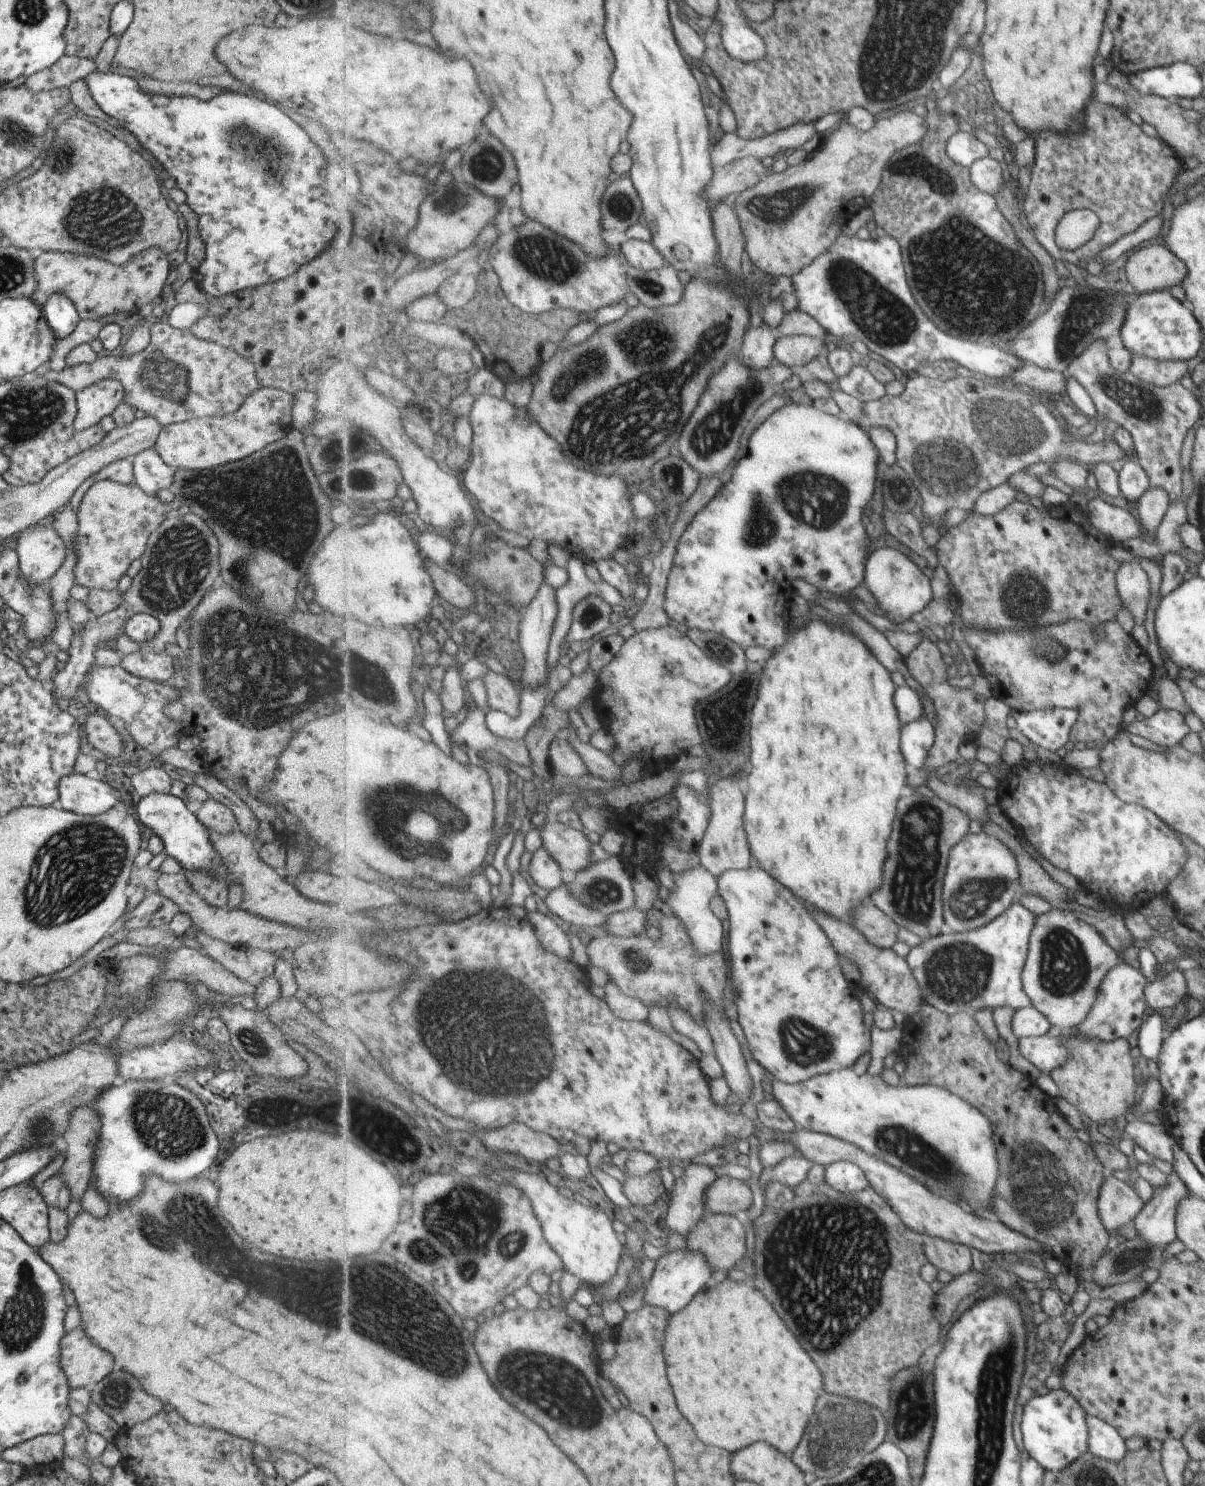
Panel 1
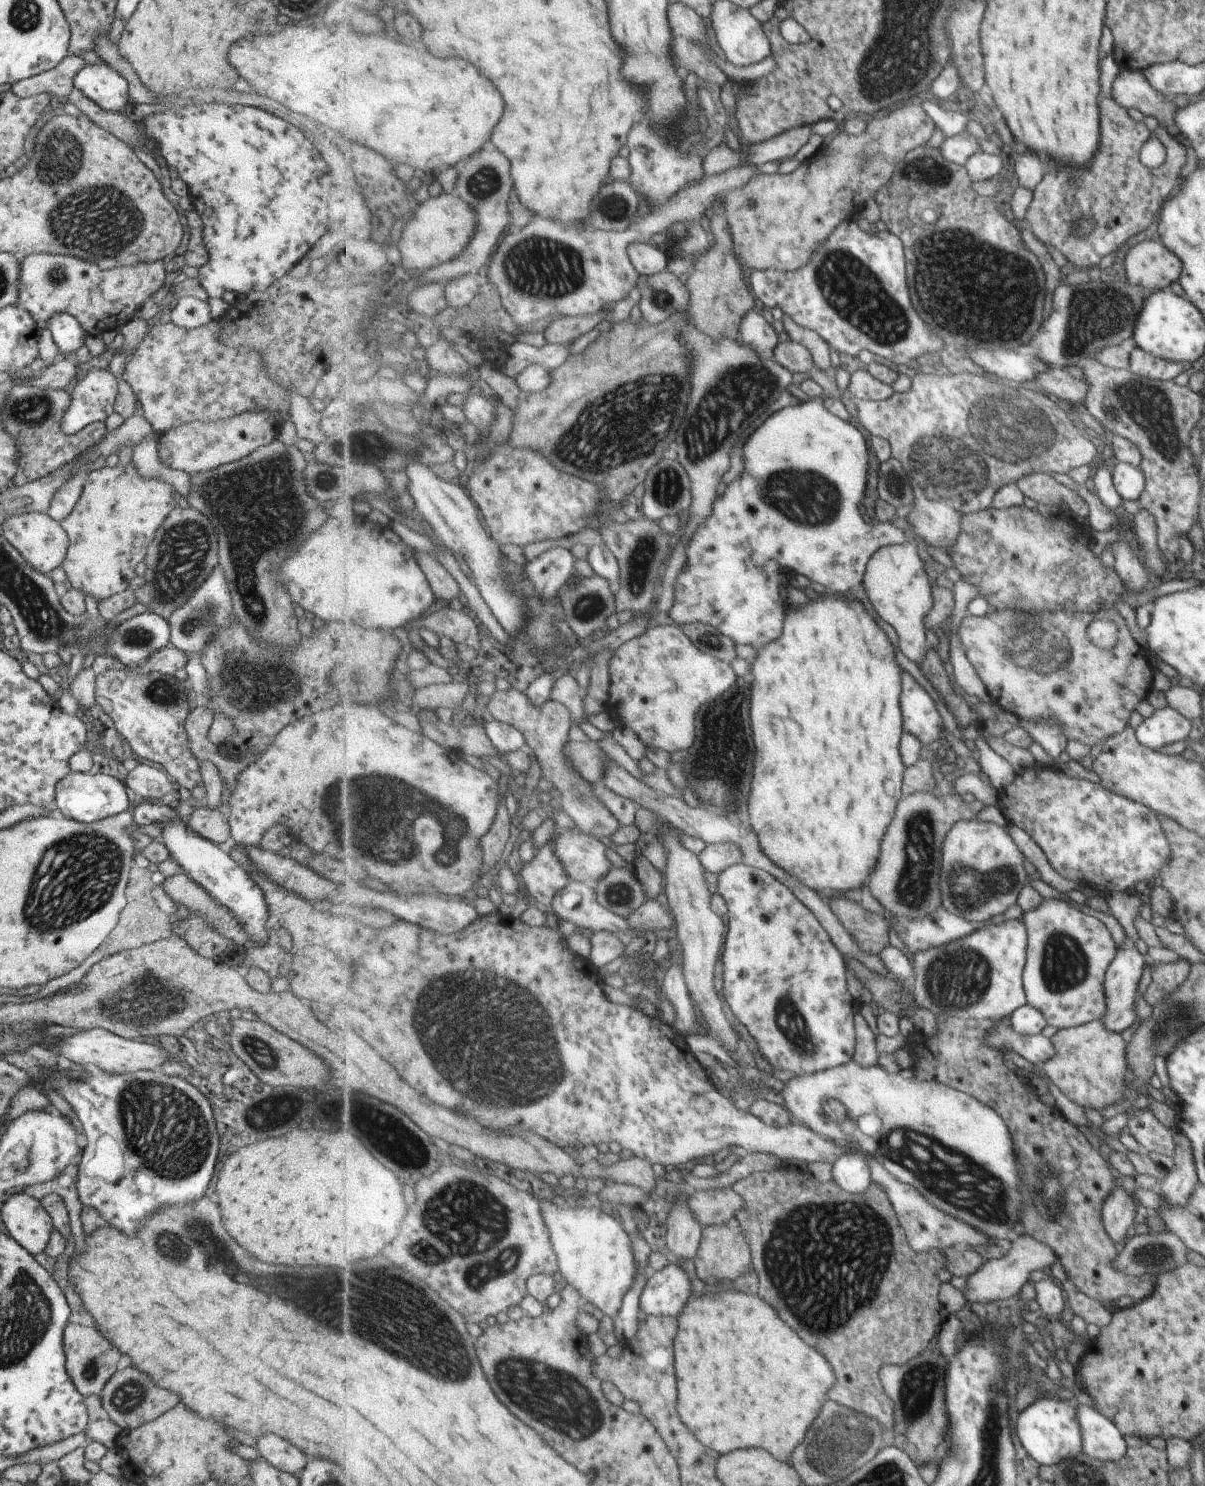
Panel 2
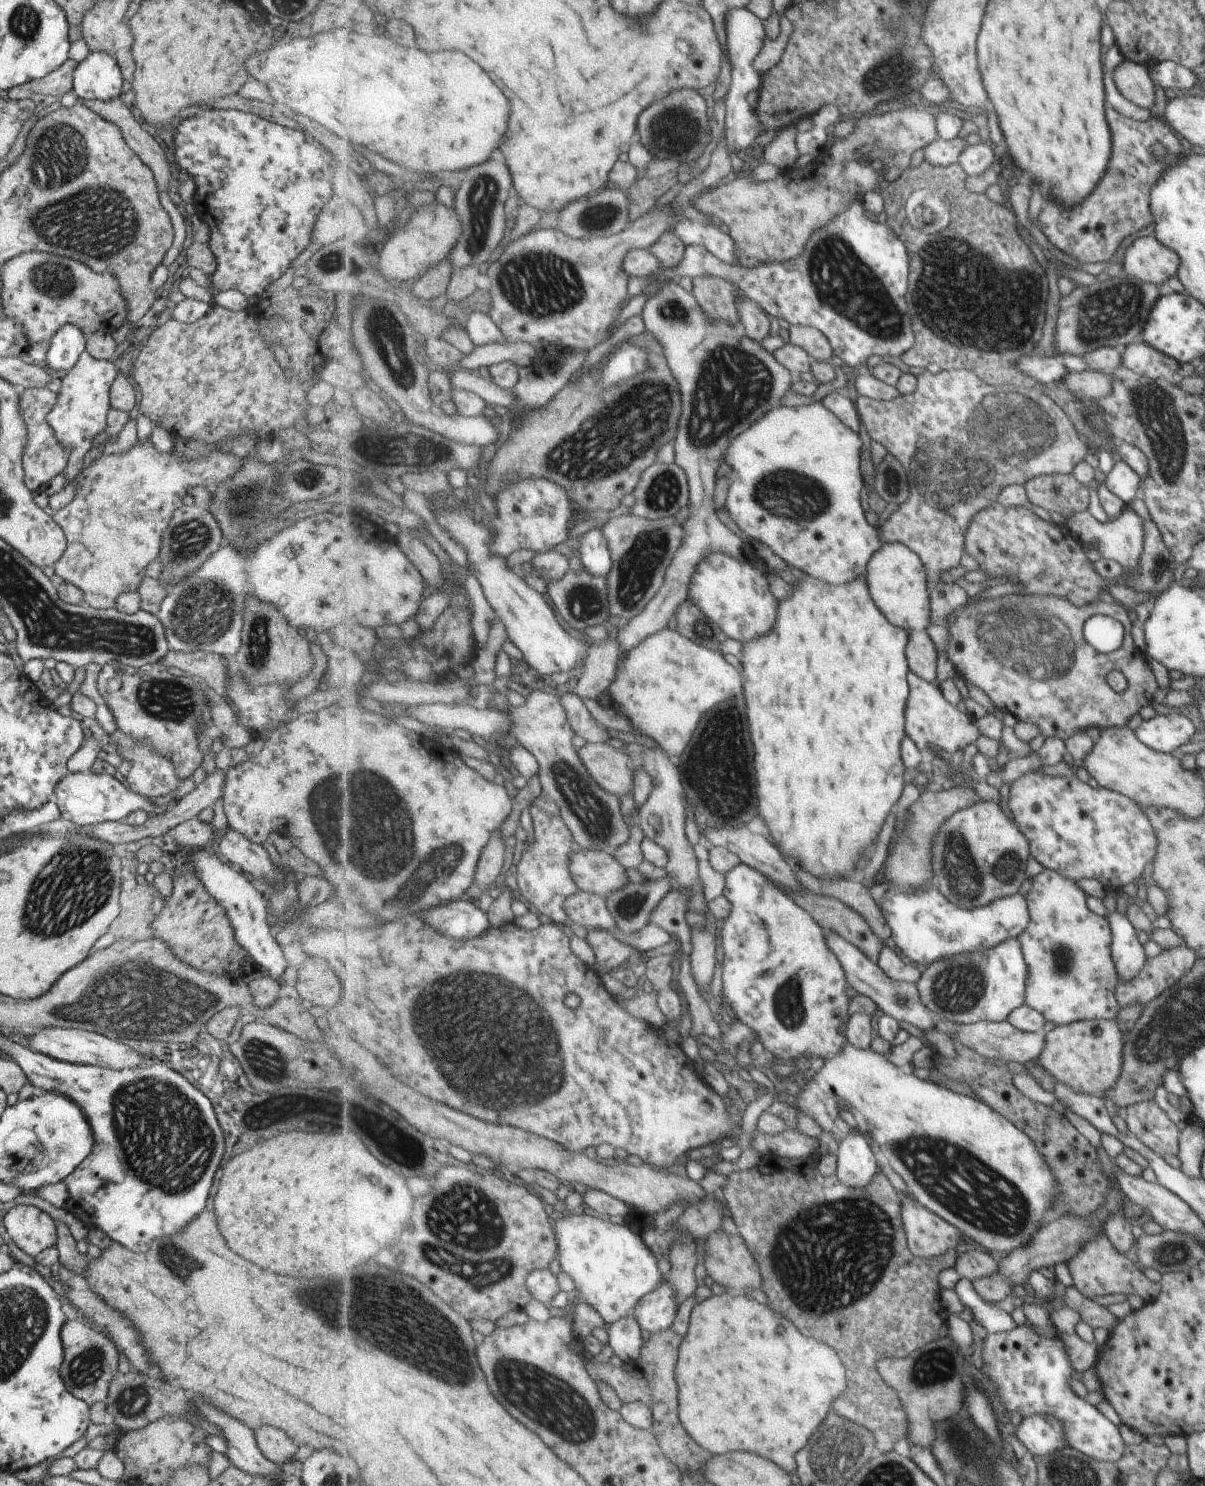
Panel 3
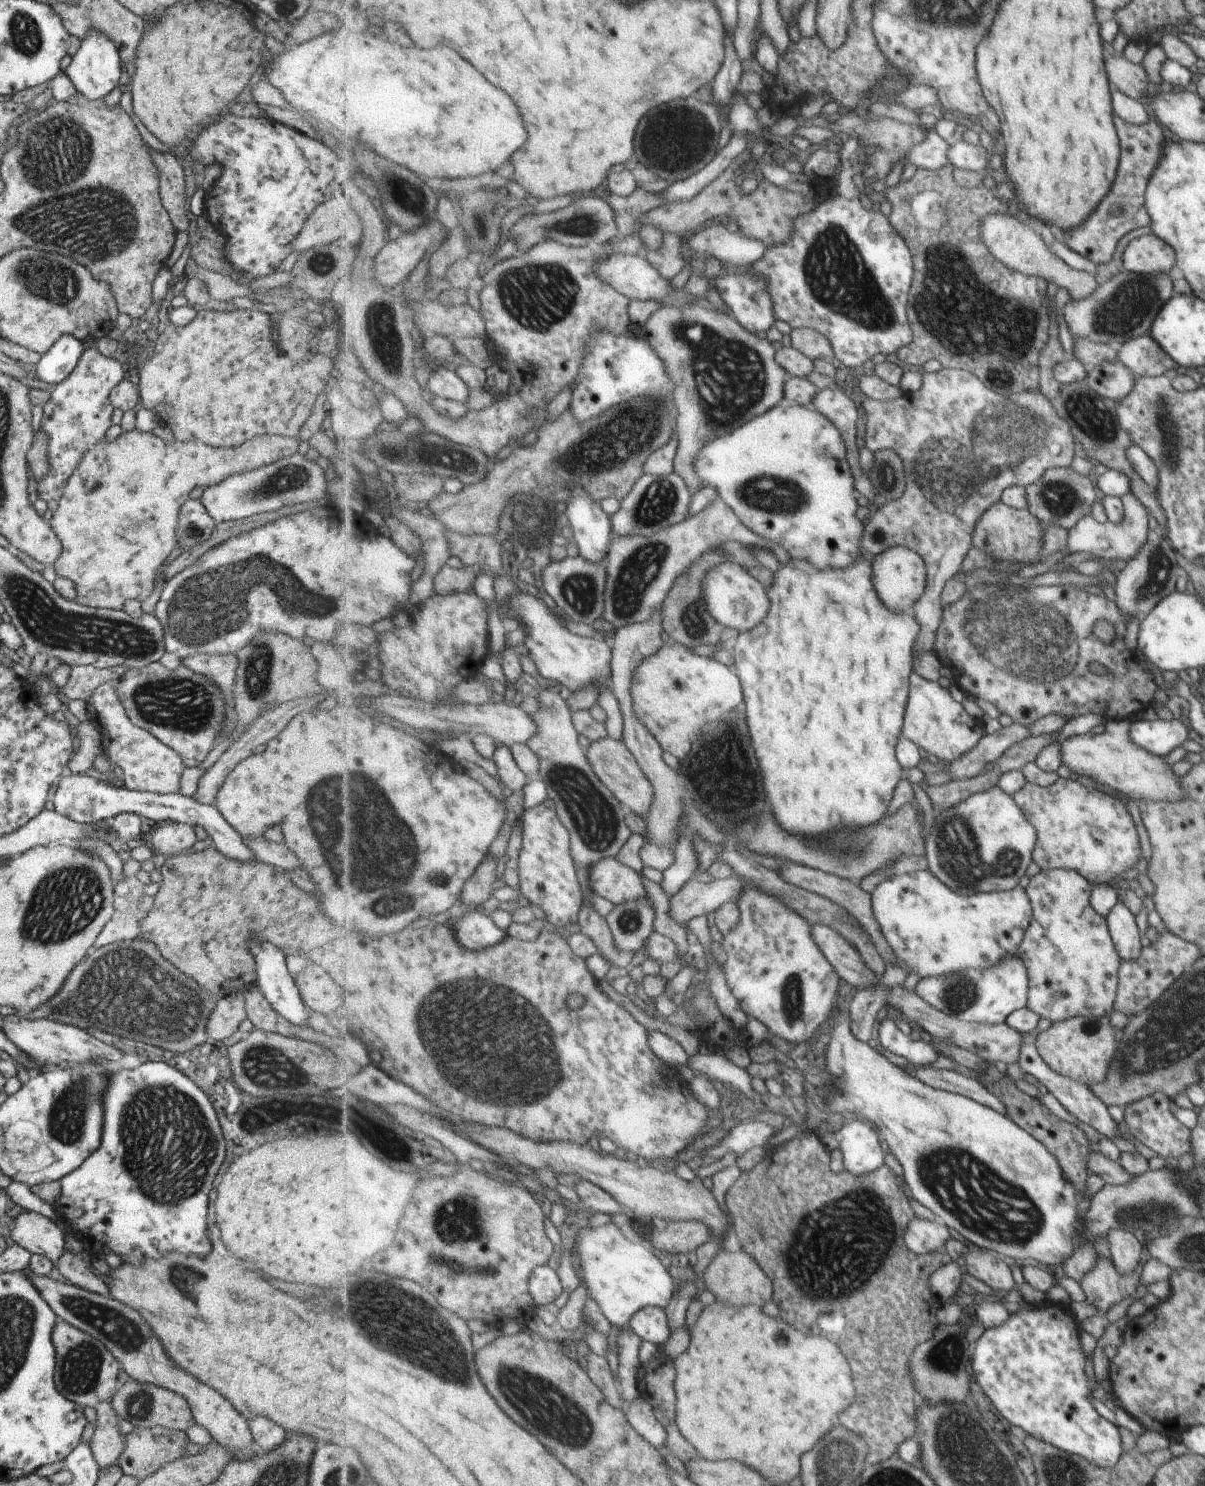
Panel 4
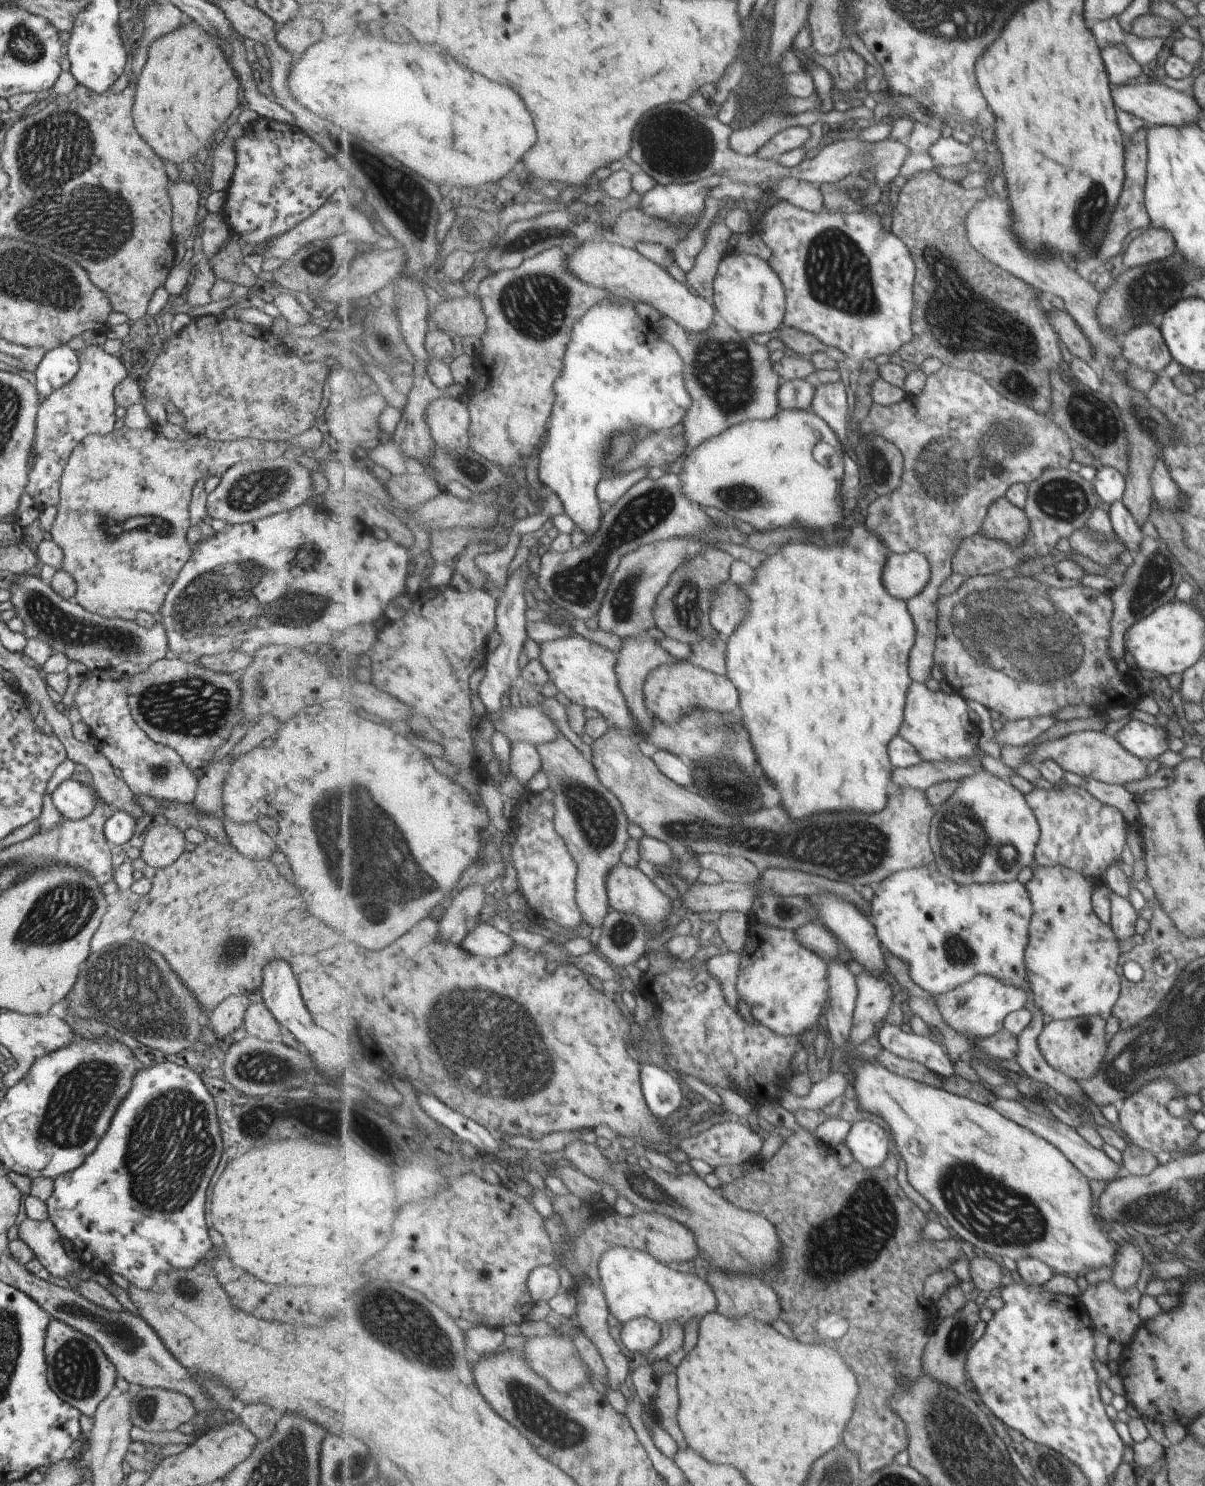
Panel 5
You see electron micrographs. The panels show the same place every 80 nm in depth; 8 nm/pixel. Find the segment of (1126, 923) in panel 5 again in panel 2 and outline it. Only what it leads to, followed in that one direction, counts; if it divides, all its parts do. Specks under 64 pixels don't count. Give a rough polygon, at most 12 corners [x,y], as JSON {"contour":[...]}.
{"contour":[[1126,938],[1103,982],[1107,1012],[1098,1019],[1113,1033],[1140,1021],[1135,992],[1146,955]]}

